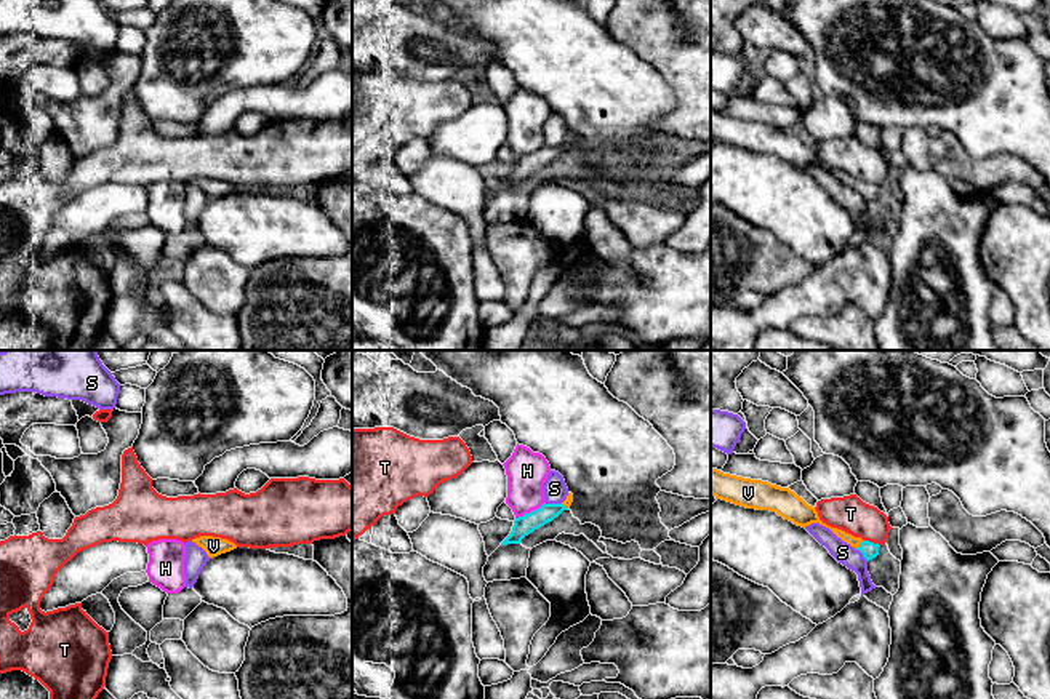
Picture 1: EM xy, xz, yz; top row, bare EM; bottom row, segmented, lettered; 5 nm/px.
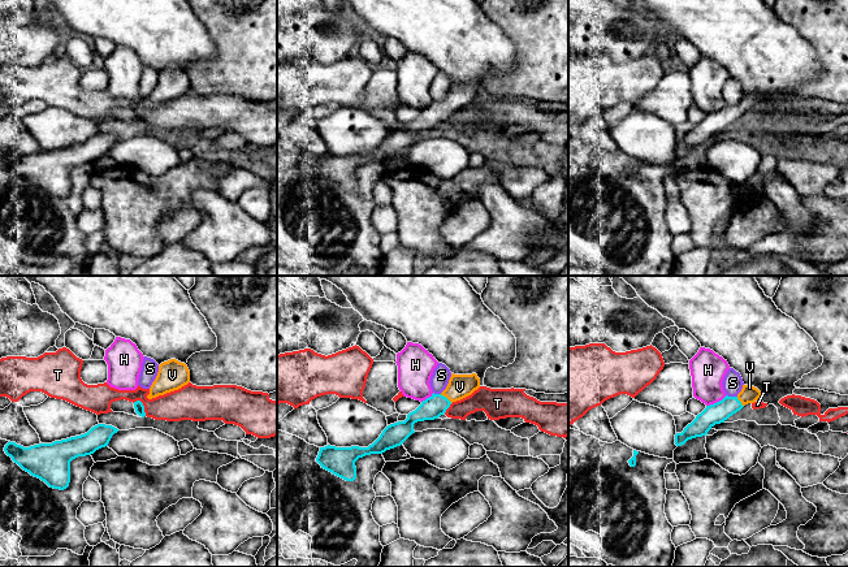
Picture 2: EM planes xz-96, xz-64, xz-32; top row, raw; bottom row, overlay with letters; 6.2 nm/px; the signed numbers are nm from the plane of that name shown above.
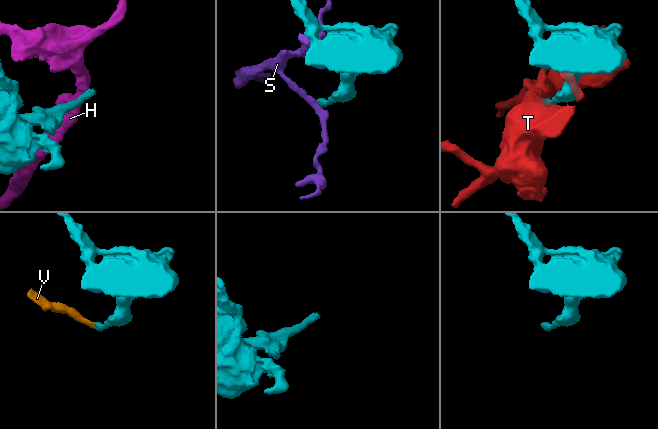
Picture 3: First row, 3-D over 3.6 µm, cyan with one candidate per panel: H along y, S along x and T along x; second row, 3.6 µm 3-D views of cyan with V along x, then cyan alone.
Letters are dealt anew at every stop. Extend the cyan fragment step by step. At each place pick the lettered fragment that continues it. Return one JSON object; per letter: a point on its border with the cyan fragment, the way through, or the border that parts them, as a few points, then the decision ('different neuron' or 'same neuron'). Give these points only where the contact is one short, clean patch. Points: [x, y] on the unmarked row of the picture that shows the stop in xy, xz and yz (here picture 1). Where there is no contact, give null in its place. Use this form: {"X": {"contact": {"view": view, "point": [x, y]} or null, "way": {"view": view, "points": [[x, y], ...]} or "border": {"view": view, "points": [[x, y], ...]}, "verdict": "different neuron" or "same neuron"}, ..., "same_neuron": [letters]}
{"H": {"contact": {"view": "xz", "point": [530, 154]}, "verdict": "different neuron"}, "S": {"contact": {"view": "xz", "point": [554, 146]}, "verdict": "different neuron"}, "T": {"contact": {"view": "yz", "point": [871, 184]}, "verdict": "different neuron"}, "V": {"contact": {"view": "yz", "point": [860, 187]}, "way": {"view": "yz", "points": [[869, 192], [860, 187], [847, 179]]}, "verdict": "same neuron"}, "same_neuron": ["V"]}

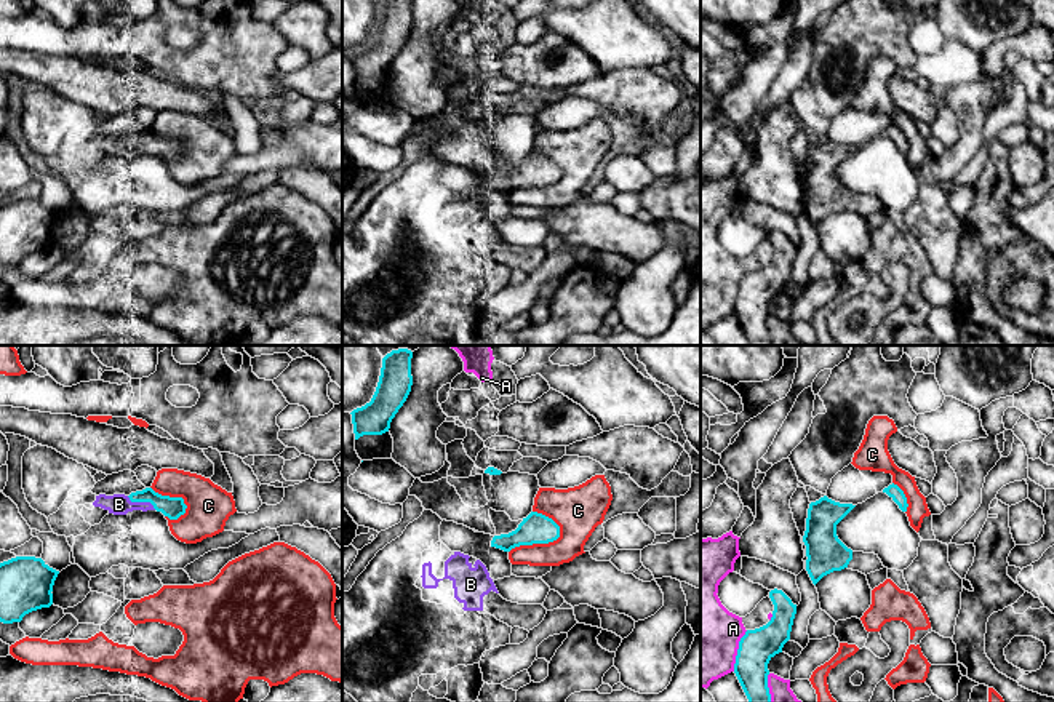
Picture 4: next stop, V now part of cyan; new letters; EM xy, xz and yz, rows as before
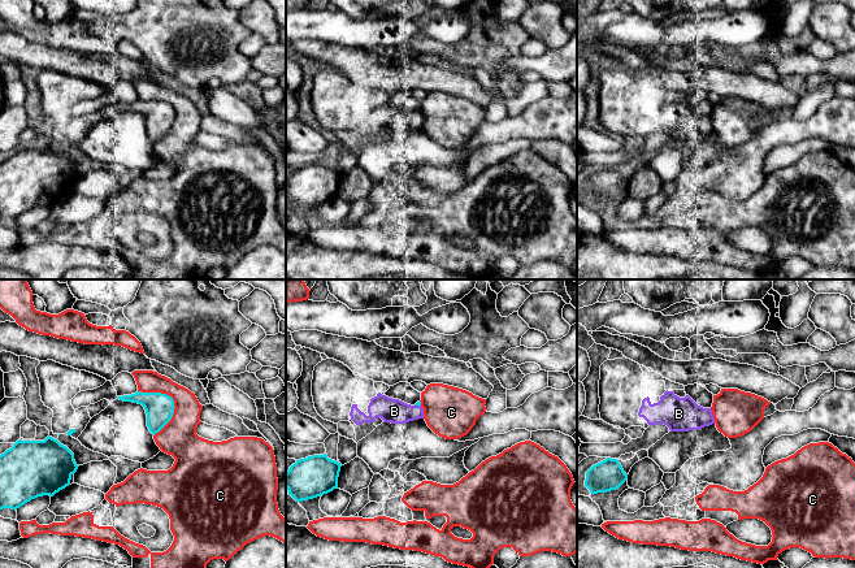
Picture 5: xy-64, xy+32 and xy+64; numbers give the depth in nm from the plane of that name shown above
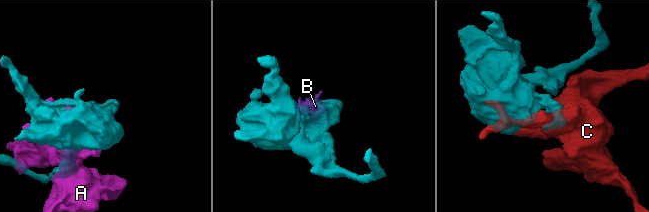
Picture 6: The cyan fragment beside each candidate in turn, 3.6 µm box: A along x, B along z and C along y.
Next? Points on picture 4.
{"A": {"contact": {"view": "yz", "point": [738, 293]}, "verdict": "different neuron"}, "B": {"contact": {"view": "xy", "point": [141, 143]}, "verdict": "same neuron"}, "C": {"contact": {"view": "xz", "point": [538, 184]}, "verdict": "different neuron"}, "same_neuron": ["B"]}

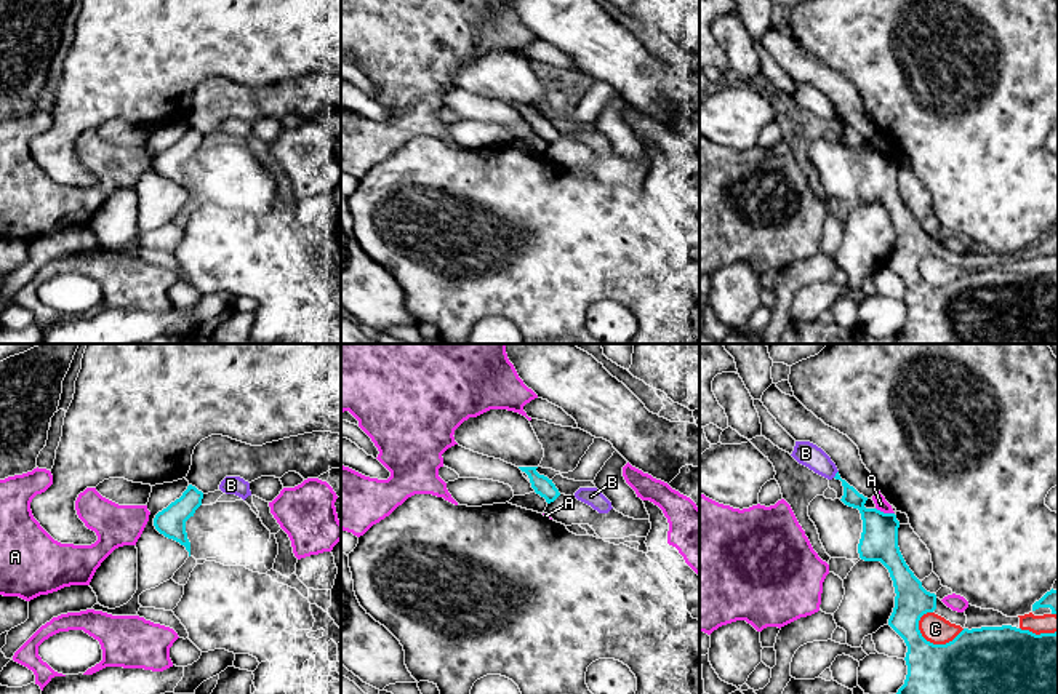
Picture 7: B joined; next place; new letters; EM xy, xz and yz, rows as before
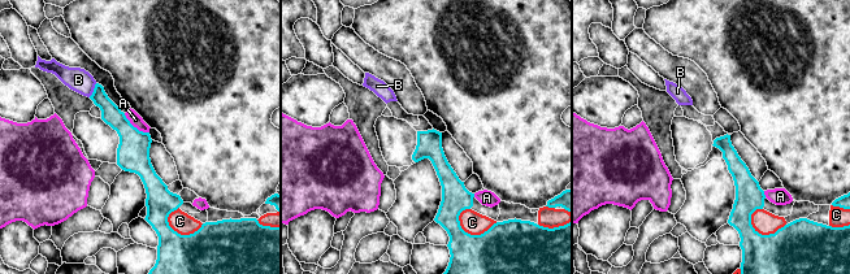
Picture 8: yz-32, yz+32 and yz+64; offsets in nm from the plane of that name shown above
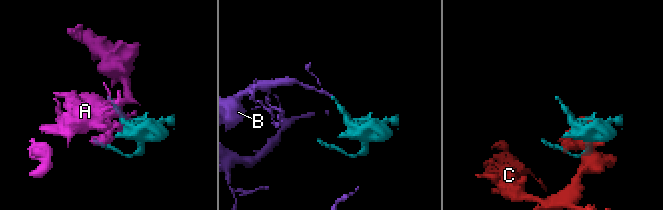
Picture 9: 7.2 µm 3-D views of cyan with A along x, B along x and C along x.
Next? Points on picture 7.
{"A": {"contact": {"view": "yz", "point": [885, 155]}, "verdict": "different neuron"}, "B": {"contact": {"view": "yz", "point": [836, 115]}, "border": {"view": "yz", "points": [[837, 112], [833, 119]]}, "verdict": "different neuron"}, "C": {"contact": {"view": "yz", "point": [937, 287]}, "verdict": "different neuron"}, "same_neuron": []}

